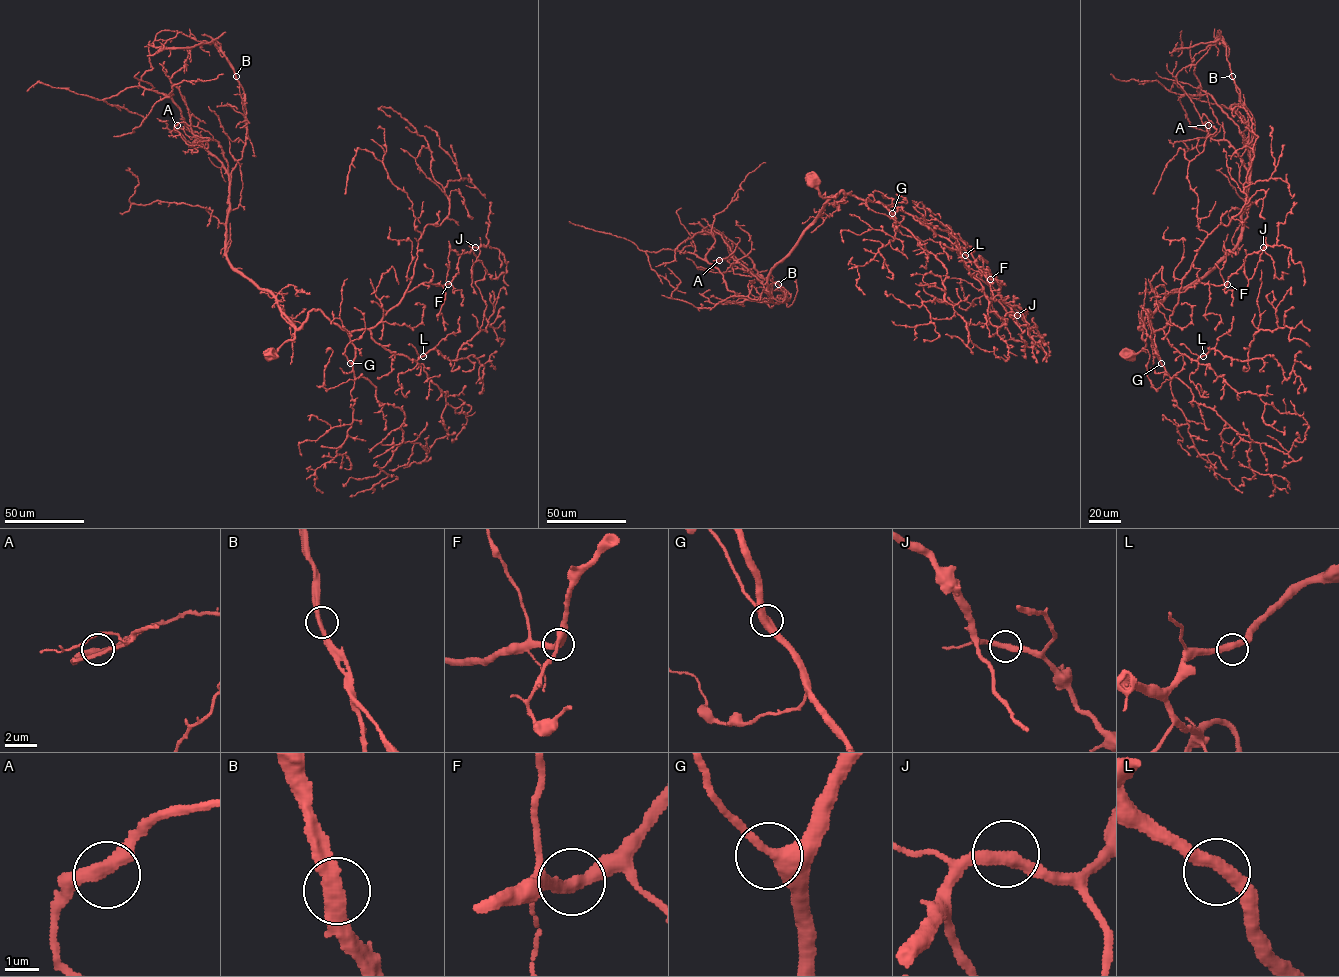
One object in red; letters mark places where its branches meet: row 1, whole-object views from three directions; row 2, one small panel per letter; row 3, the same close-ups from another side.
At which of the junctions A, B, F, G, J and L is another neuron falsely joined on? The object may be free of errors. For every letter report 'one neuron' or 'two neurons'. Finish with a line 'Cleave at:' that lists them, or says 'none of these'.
A: one neuron
B: two neurons
F: one neuron
G: one neuron
J: one neuron
L: one neuron
Cleave at: B

